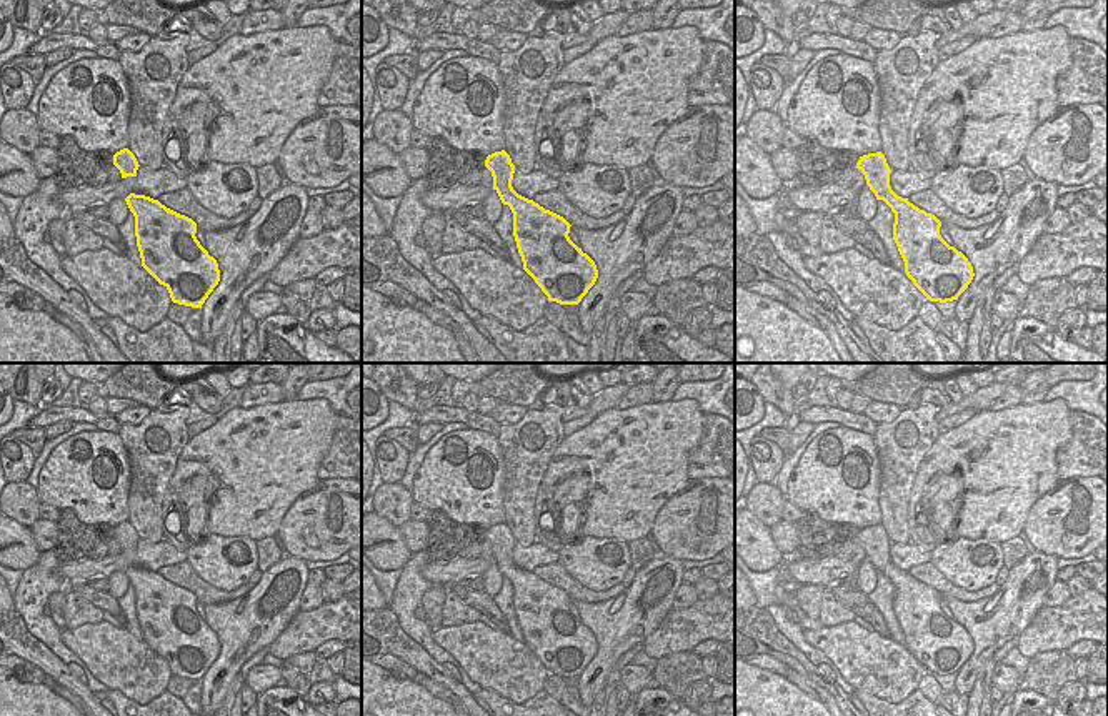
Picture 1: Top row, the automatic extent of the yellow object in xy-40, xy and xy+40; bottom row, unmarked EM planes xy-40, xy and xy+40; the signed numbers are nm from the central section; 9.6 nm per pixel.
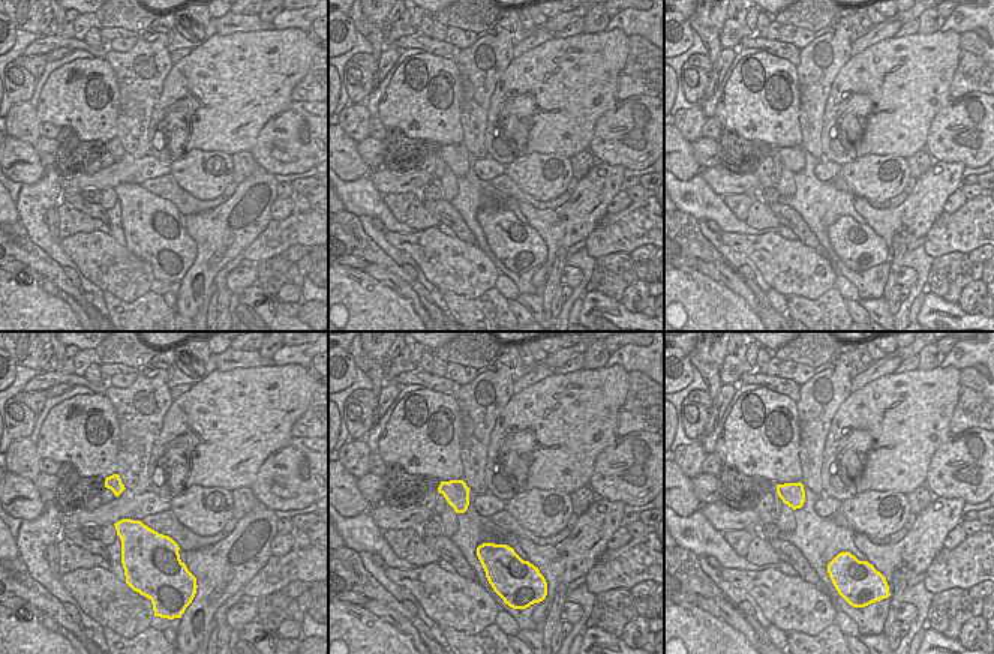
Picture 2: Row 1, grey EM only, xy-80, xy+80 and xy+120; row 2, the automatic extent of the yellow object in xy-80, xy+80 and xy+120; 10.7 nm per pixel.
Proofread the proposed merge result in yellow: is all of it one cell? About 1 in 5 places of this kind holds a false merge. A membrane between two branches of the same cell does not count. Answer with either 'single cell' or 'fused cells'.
single cell

